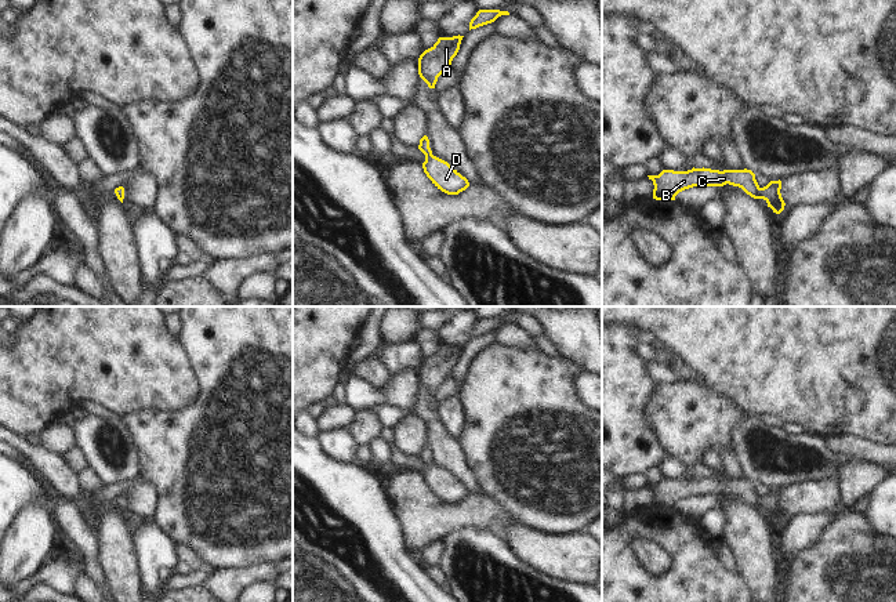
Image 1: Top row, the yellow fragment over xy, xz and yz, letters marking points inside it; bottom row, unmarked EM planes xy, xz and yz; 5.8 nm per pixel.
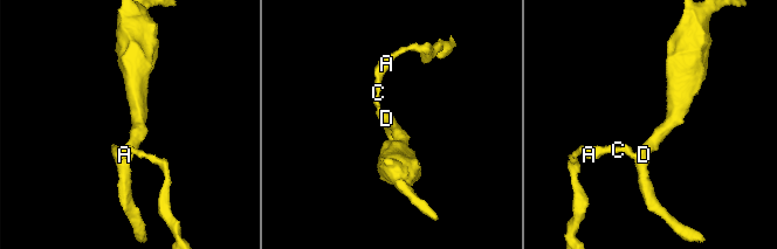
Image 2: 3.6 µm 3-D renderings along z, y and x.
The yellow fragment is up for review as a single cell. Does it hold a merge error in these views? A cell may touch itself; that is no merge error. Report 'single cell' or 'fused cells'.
single cell

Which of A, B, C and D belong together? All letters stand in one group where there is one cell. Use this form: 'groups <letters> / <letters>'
groups A B C D

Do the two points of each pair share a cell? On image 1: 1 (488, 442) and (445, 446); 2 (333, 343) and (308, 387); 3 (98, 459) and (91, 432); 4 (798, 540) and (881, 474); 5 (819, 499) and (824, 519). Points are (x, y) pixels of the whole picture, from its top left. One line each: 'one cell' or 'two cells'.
1: two cells
2: one cell
3: one cell
4: one cell
5: two cells

